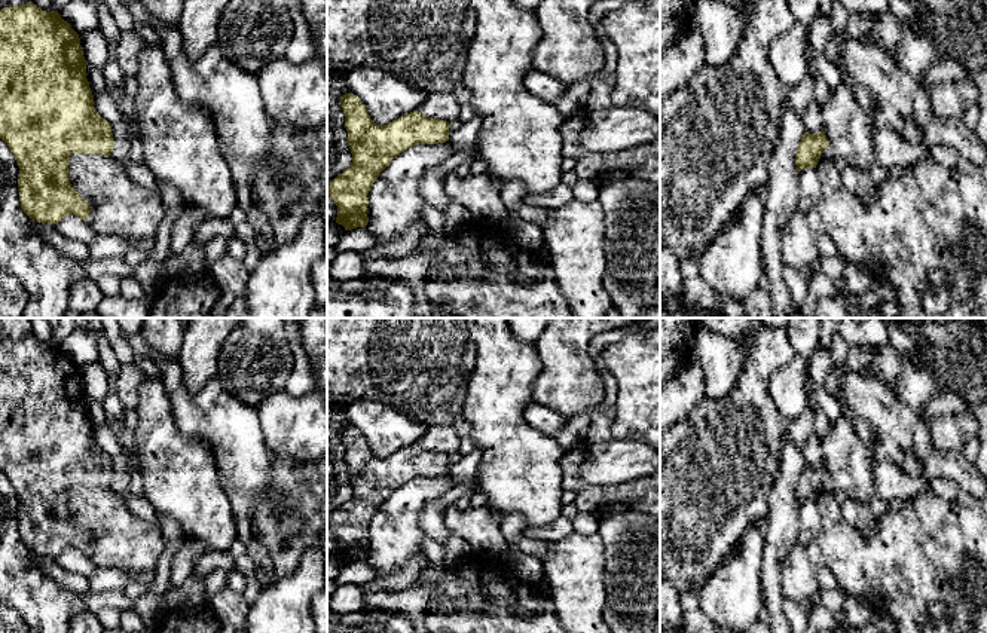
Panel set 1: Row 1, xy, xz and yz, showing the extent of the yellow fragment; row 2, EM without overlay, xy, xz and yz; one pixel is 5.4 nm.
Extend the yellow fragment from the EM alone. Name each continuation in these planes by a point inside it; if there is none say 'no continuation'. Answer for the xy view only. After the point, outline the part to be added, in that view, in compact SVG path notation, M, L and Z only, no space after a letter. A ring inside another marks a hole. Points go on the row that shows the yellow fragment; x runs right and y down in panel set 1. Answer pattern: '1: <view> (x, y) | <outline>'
no continuation

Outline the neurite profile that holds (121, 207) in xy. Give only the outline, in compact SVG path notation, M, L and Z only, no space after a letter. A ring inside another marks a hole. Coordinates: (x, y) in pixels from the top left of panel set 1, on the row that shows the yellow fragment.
M71 153L68 177L92 207L86 223L97 235L120 236L131 244L155 236L165 214L159 192L132 181L114 158Z

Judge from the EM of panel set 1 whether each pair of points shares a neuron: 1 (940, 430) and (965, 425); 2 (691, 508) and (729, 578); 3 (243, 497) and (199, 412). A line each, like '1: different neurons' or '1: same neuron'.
1: same neuron
2: different neurons
3: same neuron

